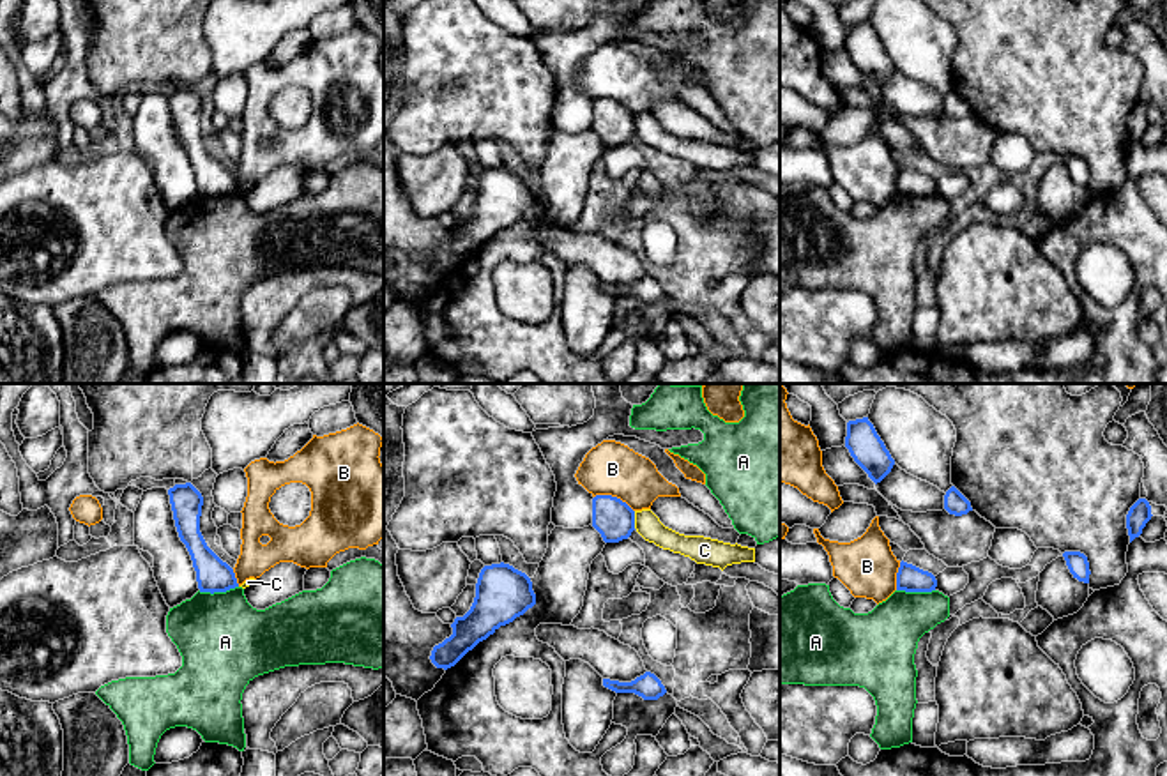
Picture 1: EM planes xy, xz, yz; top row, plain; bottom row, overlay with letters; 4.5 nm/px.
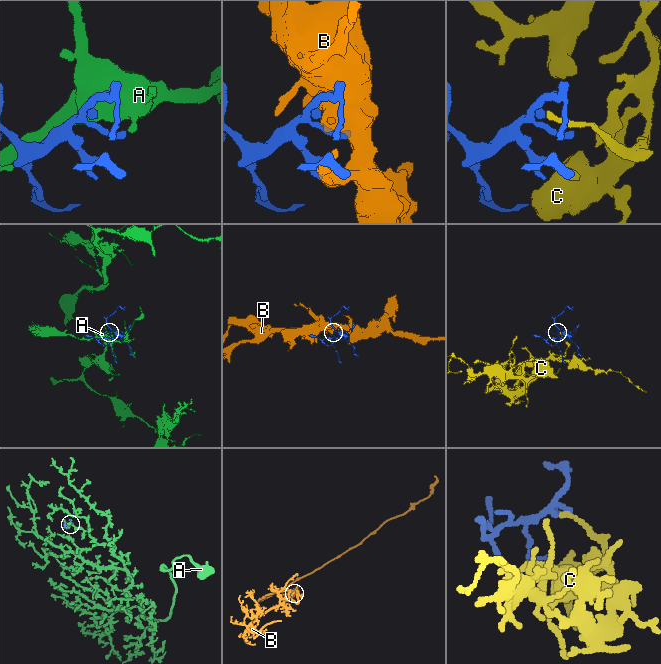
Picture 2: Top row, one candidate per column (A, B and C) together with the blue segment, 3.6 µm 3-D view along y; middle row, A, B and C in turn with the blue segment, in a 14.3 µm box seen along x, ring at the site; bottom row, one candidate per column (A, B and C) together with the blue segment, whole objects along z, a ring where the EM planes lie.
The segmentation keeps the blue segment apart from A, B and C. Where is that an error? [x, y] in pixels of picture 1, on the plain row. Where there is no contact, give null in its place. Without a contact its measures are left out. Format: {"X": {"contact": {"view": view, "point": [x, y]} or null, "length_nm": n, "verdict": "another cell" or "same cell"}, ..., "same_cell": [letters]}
{"A": {"contact": {"view": "xy", "point": [218, 195]}, "length_nm": 190, "verdict": "another cell"}, "B": {"contact": {"view": "xz", "point": [614, 101]}, "length_nm": 200, "verdict": "another cell"}, "C": {"contact": {"view": "xz", "point": [633, 124]}, "length_nm": 80, "verdict": "another cell"}, "same_cell": []}

